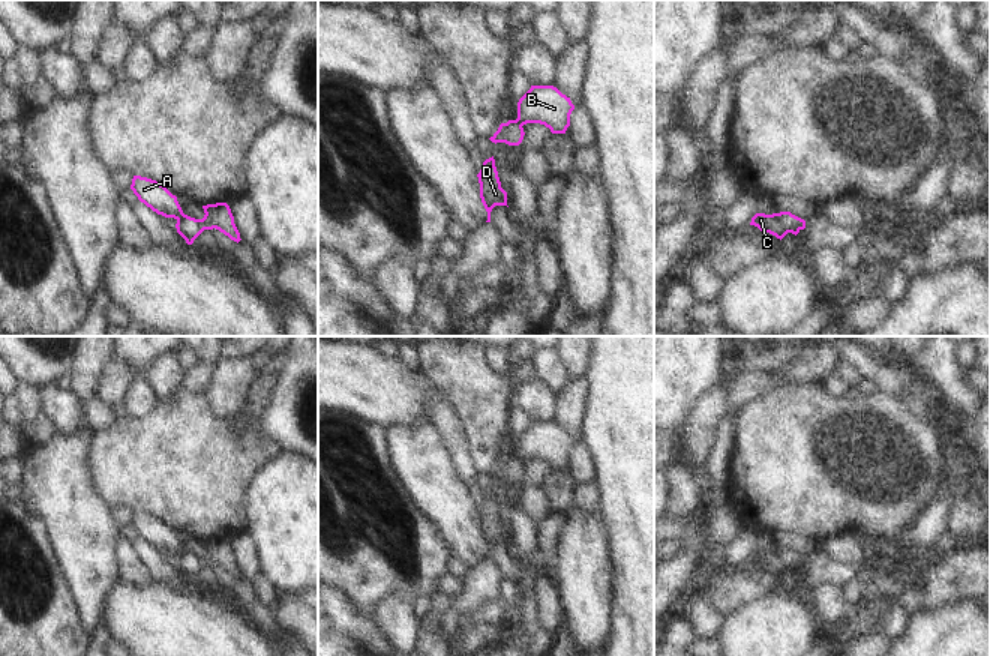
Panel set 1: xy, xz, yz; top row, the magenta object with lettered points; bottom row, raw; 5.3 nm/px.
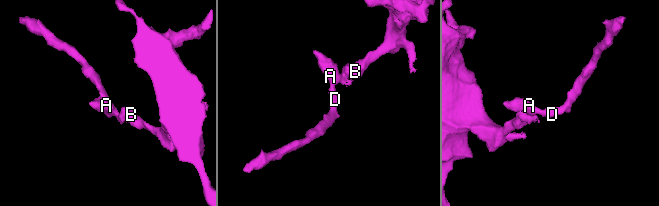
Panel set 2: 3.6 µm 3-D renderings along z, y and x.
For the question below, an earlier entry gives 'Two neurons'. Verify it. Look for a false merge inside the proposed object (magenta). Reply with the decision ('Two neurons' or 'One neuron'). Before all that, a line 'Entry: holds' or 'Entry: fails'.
Entry: holds
Two neurons

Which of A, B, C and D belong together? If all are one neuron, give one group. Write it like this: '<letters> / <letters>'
A D / B C

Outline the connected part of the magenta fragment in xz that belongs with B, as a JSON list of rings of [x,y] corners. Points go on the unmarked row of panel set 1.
[[[531,422],[531,425],[518,438],[516,458],[540,459],[552,470],[566,470],[570,462],[570,450],[574,446],[570,434],[562,431],[554,422]]]

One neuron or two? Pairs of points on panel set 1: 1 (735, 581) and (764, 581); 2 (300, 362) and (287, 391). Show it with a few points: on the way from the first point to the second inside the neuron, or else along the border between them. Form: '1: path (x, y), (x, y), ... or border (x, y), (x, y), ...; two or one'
1: path (743, 581), (756, 581); one
2: path (300, 370), (300, 376), (294, 383); one

